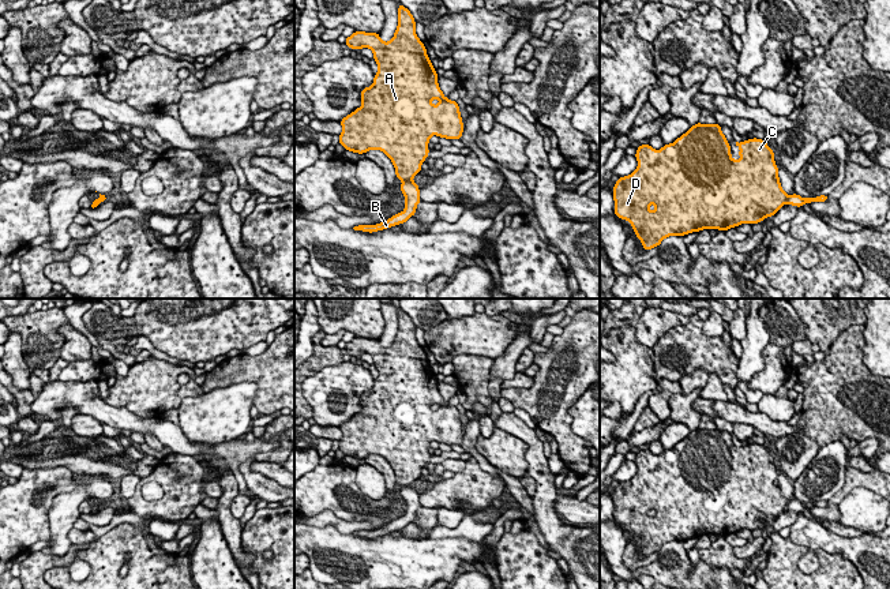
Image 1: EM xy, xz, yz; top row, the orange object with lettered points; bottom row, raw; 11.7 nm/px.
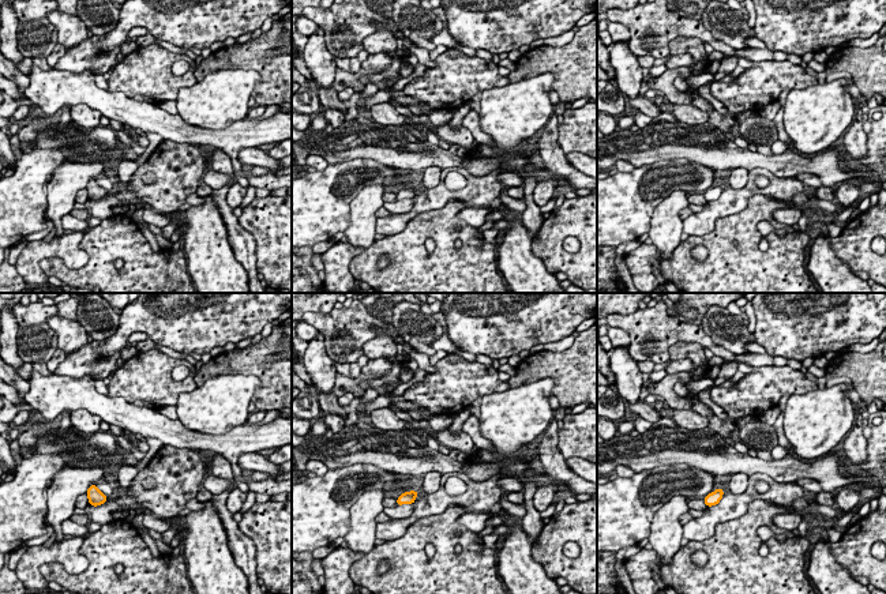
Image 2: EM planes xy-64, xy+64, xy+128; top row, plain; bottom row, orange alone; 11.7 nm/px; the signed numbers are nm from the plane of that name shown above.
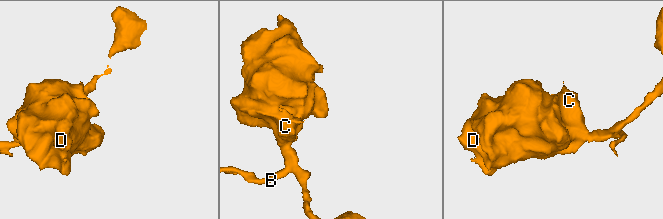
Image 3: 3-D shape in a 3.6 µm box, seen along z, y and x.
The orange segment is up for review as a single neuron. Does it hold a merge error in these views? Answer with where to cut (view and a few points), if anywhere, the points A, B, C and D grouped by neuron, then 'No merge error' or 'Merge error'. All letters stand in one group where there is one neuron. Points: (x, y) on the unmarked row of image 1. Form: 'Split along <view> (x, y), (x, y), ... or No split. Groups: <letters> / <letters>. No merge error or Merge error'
Split along xz (412, 484), (404, 487). Groups: A C D / B. Merge error

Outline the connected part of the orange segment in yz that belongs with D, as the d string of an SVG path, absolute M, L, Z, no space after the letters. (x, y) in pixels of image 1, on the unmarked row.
M696 428L660 455L654 455L649 449L641 450L635 458L636 474L628 481L619 483L612 495L616 522L631 529L645 556L661 551L661 547L669 541L686 541L711 533L726 537L740 529L754 530L766 522L773 522L788 504L788 499L781 494L774 457L758 443L736 447L736 451L740 454L739 465L732 464L732 454L717 428Z

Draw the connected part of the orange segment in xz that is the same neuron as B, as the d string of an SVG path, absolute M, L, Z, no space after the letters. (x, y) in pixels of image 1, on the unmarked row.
M412 487L401 488L401 498L405 500L405 515L390 522L386 528L376 530L356 530L354 536L373 539L378 536L384 536L391 532L405 529L410 522L416 519L417 510L421 507L418 489Z

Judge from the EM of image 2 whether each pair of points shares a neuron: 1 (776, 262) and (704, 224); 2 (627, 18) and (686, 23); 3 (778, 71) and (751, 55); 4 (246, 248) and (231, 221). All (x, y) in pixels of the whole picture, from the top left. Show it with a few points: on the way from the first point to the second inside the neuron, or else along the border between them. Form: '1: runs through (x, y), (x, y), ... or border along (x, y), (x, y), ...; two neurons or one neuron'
1: border along (742, 211), (720, 217), (708, 233), (689, 236); two neurons
2: runs through (642, 21), (648, 23), (671, 23); one neuron
3: border along (773, 59), (753, 61); two neurons
4: runs through (241, 241), (233, 228); one neuron

